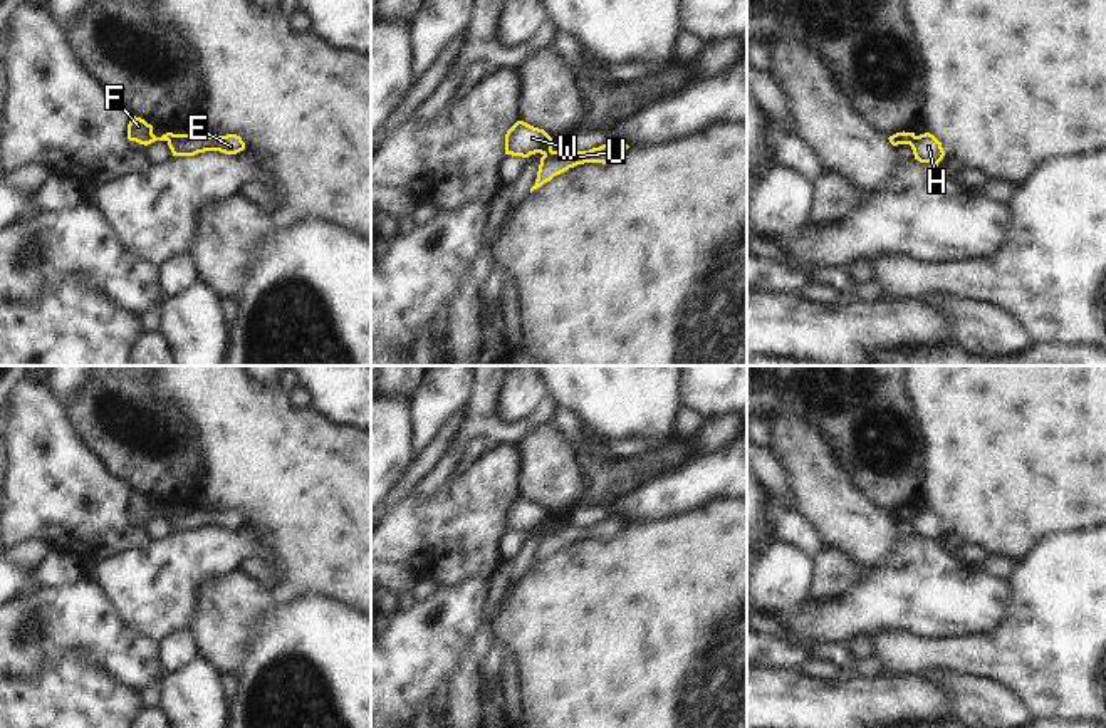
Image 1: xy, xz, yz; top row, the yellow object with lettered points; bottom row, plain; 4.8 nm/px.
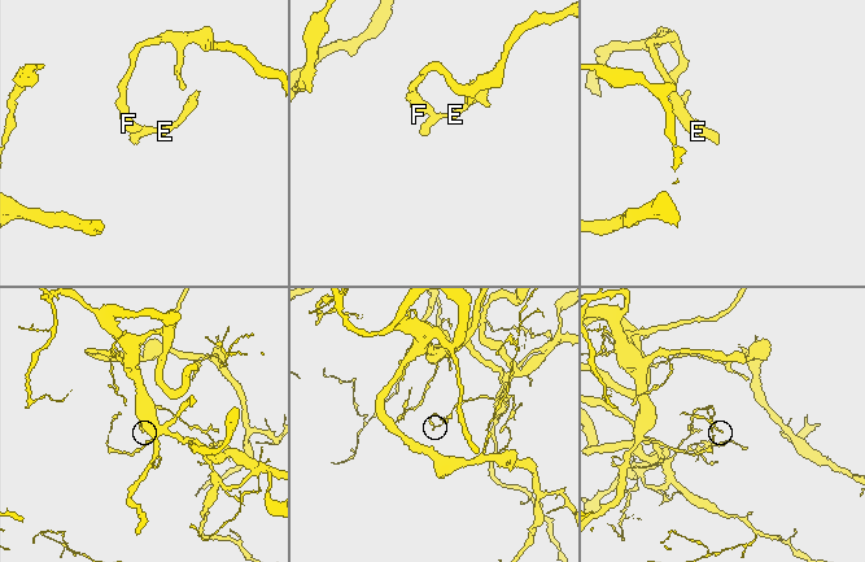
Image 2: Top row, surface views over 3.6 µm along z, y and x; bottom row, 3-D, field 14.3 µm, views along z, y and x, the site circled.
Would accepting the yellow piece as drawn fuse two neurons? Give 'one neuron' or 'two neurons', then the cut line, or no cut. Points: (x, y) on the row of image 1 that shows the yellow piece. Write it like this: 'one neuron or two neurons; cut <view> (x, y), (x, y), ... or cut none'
two neurons; cut xy (175, 135), (168, 141)

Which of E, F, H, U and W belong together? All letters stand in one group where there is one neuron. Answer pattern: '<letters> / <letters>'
E H U / F W

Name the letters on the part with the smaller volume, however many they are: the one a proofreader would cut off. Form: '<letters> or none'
E, H, U.

